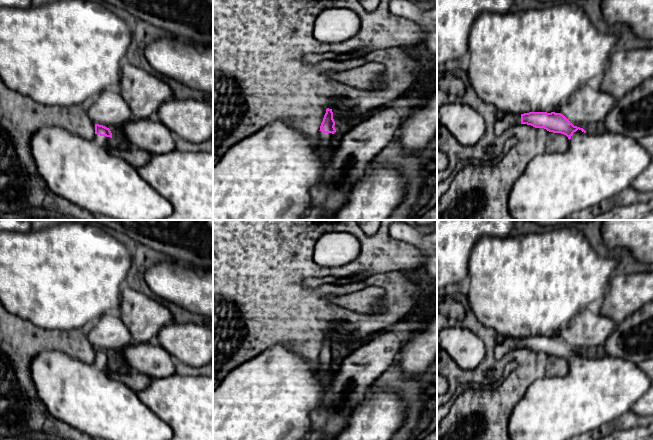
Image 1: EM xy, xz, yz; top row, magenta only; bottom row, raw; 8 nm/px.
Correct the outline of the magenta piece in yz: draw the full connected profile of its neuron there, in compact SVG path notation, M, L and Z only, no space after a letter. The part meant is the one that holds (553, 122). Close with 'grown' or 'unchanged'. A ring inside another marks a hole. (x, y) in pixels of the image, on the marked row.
M503 113L495 122L495 136L502 136L508 128L518 124L564 134L569 139L569 147L563 153L535 156L513 183L508 210L515 220L566 220L578 211L595 208L602 201L631 187L650 164L650 154L638 140L608 131L589 134L574 126L561 113Z; grown

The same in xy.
M95 124L95 137L91 140L84 139L81 136L70 133L59 127L43 127L32 136L31 151L40 176L44 179L49 189L58 197L59 201L67 204L69 207L81 207L93 215L104 215L116 220L166 220L173 211L171 203L154 190L150 184L138 174L136 168L123 158L112 154L110 152L111 143L112 133L110 129L99 124Z; grown

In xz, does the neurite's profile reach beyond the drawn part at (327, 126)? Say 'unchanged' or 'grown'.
grown

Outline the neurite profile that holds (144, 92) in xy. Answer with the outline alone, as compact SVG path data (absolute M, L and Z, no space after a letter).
M127 62L121 65L121 80L116 89L129 105L133 119L136 120L154 117L158 109L174 97L171 87L158 76Z

